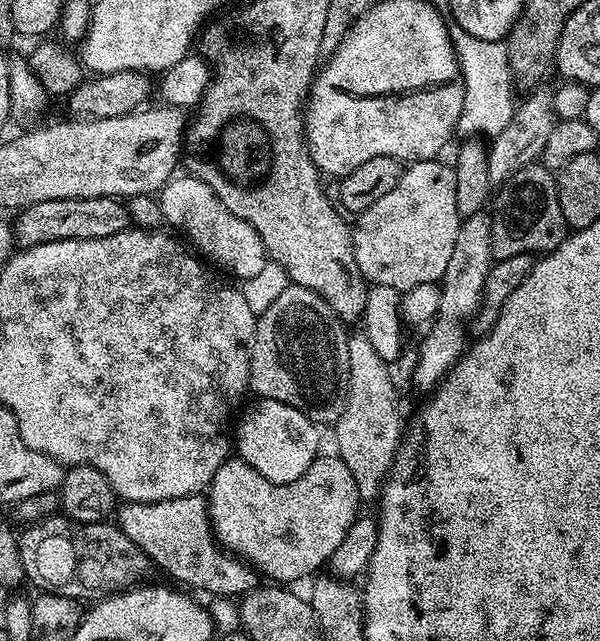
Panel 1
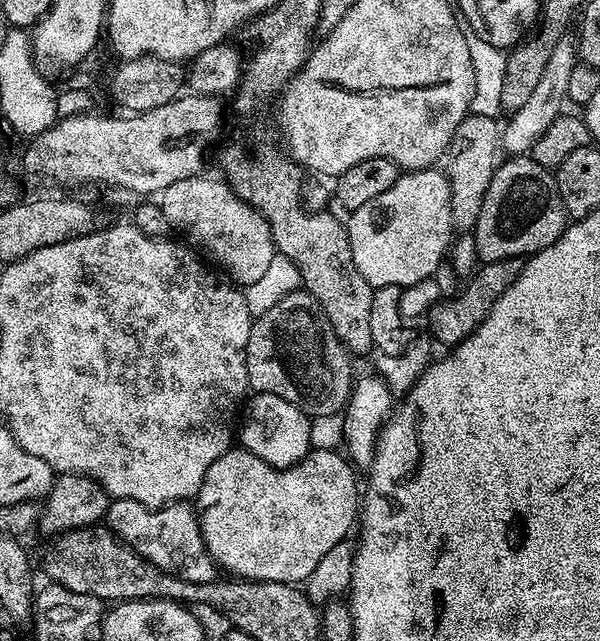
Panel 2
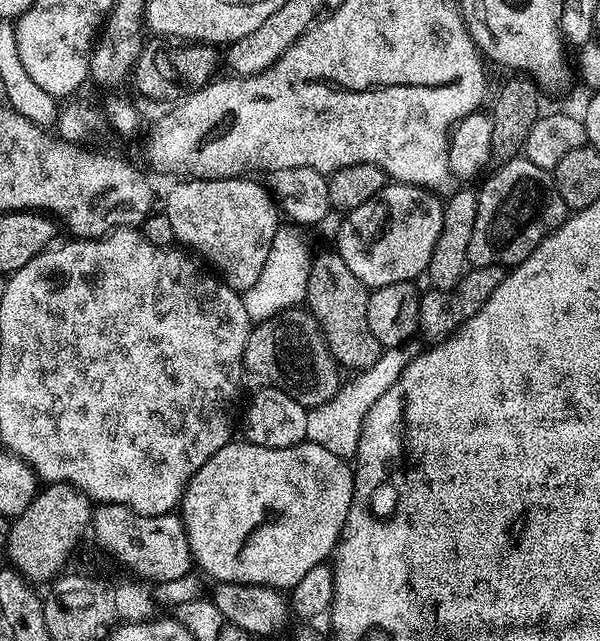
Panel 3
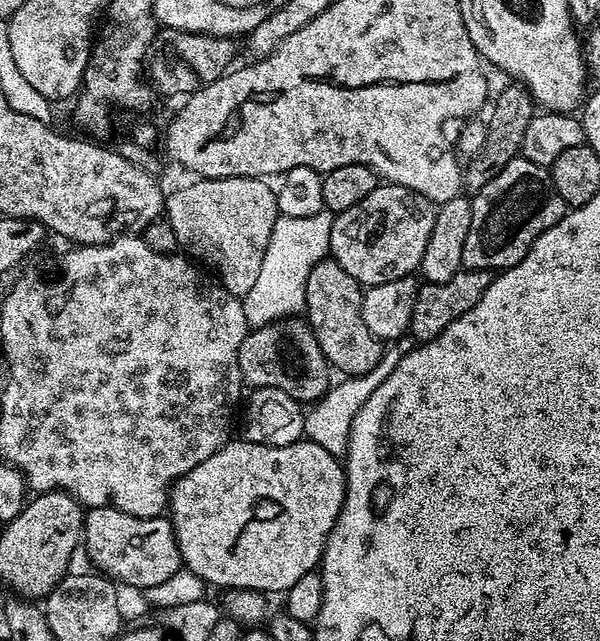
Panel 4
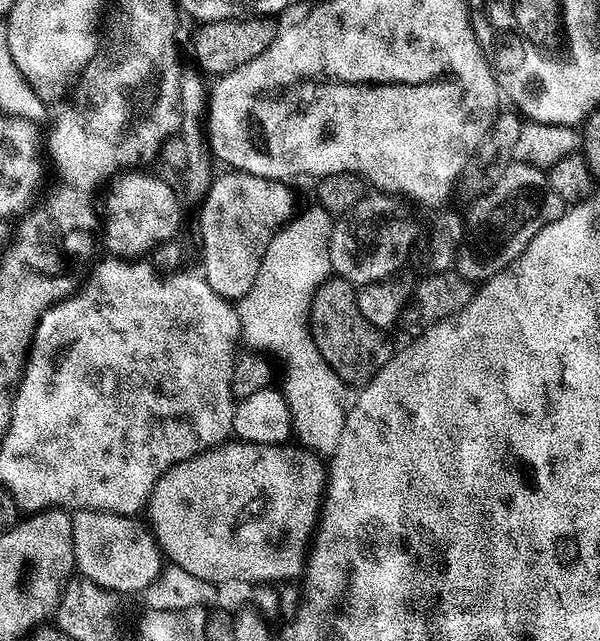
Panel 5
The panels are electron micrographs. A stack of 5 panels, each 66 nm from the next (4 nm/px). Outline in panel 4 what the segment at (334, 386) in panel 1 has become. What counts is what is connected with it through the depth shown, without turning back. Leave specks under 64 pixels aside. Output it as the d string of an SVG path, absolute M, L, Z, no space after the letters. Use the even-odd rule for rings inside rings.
M299 315L252 328L238 346L238 366L245 385L252 384L253 389L281 388L299 402L318 401L330 387L328 359L322 354L322 346L318 346L318 338L314 338L307 319Z

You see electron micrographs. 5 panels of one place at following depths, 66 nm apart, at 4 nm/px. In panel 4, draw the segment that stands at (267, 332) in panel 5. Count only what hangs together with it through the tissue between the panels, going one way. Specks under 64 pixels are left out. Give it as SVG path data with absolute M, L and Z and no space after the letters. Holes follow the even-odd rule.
M323 210L312 217L288 217L279 215L270 234L262 259L261 274L254 286L242 298L246 322L252 328L260 328L277 320L295 316L305 311L306 278L318 261L325 259L330 252L330 230L333 213Z

